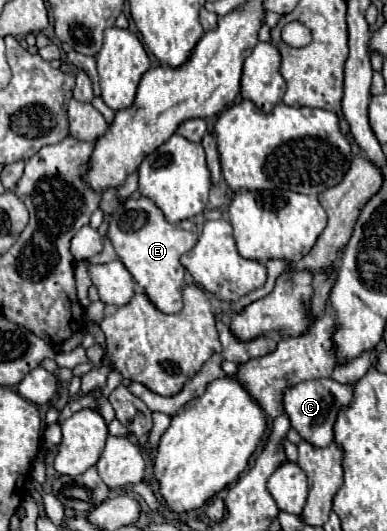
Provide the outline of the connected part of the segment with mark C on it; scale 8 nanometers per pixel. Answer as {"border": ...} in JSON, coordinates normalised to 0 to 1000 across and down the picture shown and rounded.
{"border":[[[814,714],[752,729],[731,748],[731,766],[752,789],[752,804],[778,819],[778,827],[793,827],[793,834],[814,834],[814,842],[845,842],[860,831],[860,797],[871,774],[891,766],[907,748],[912,725],[881,725],[860,714]]]}

